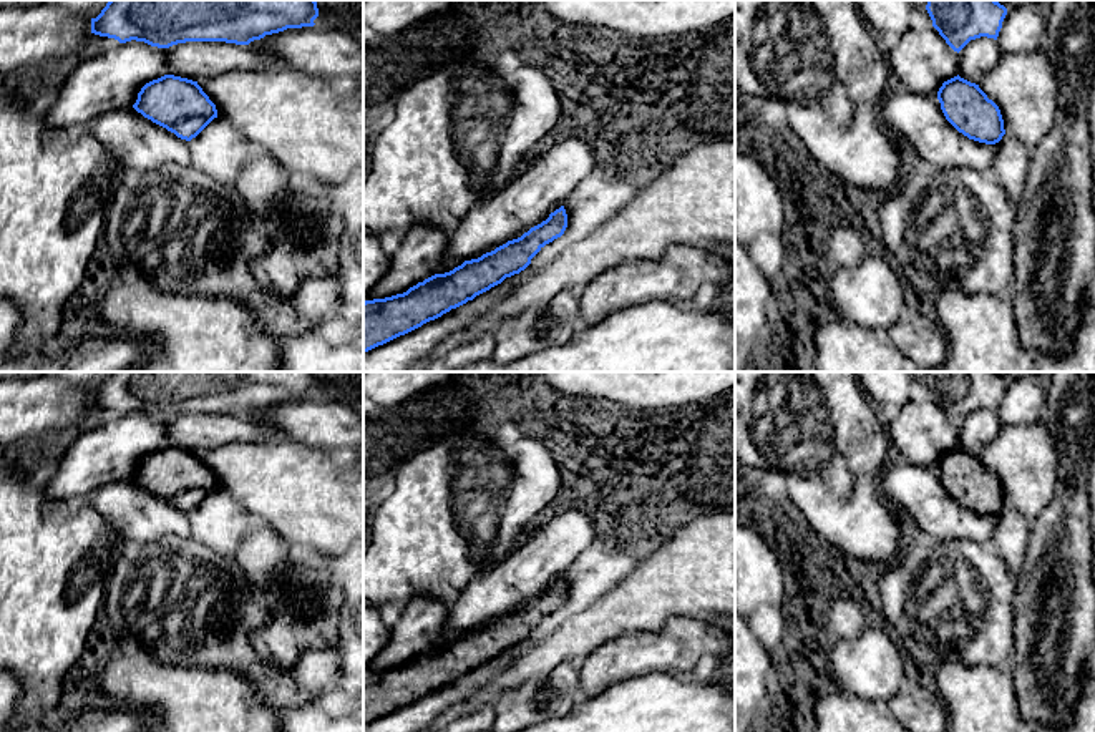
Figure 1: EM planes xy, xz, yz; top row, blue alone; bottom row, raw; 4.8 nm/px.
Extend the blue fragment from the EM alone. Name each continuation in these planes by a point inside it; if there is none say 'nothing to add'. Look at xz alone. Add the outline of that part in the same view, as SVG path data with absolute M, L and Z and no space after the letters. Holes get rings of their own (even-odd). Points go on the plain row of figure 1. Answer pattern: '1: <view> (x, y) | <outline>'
nothing to add

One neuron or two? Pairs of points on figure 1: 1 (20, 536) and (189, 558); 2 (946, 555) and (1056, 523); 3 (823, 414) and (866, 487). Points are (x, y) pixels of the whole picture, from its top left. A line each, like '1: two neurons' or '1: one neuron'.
1: two neurons
2: two neurons
3: one neuron

